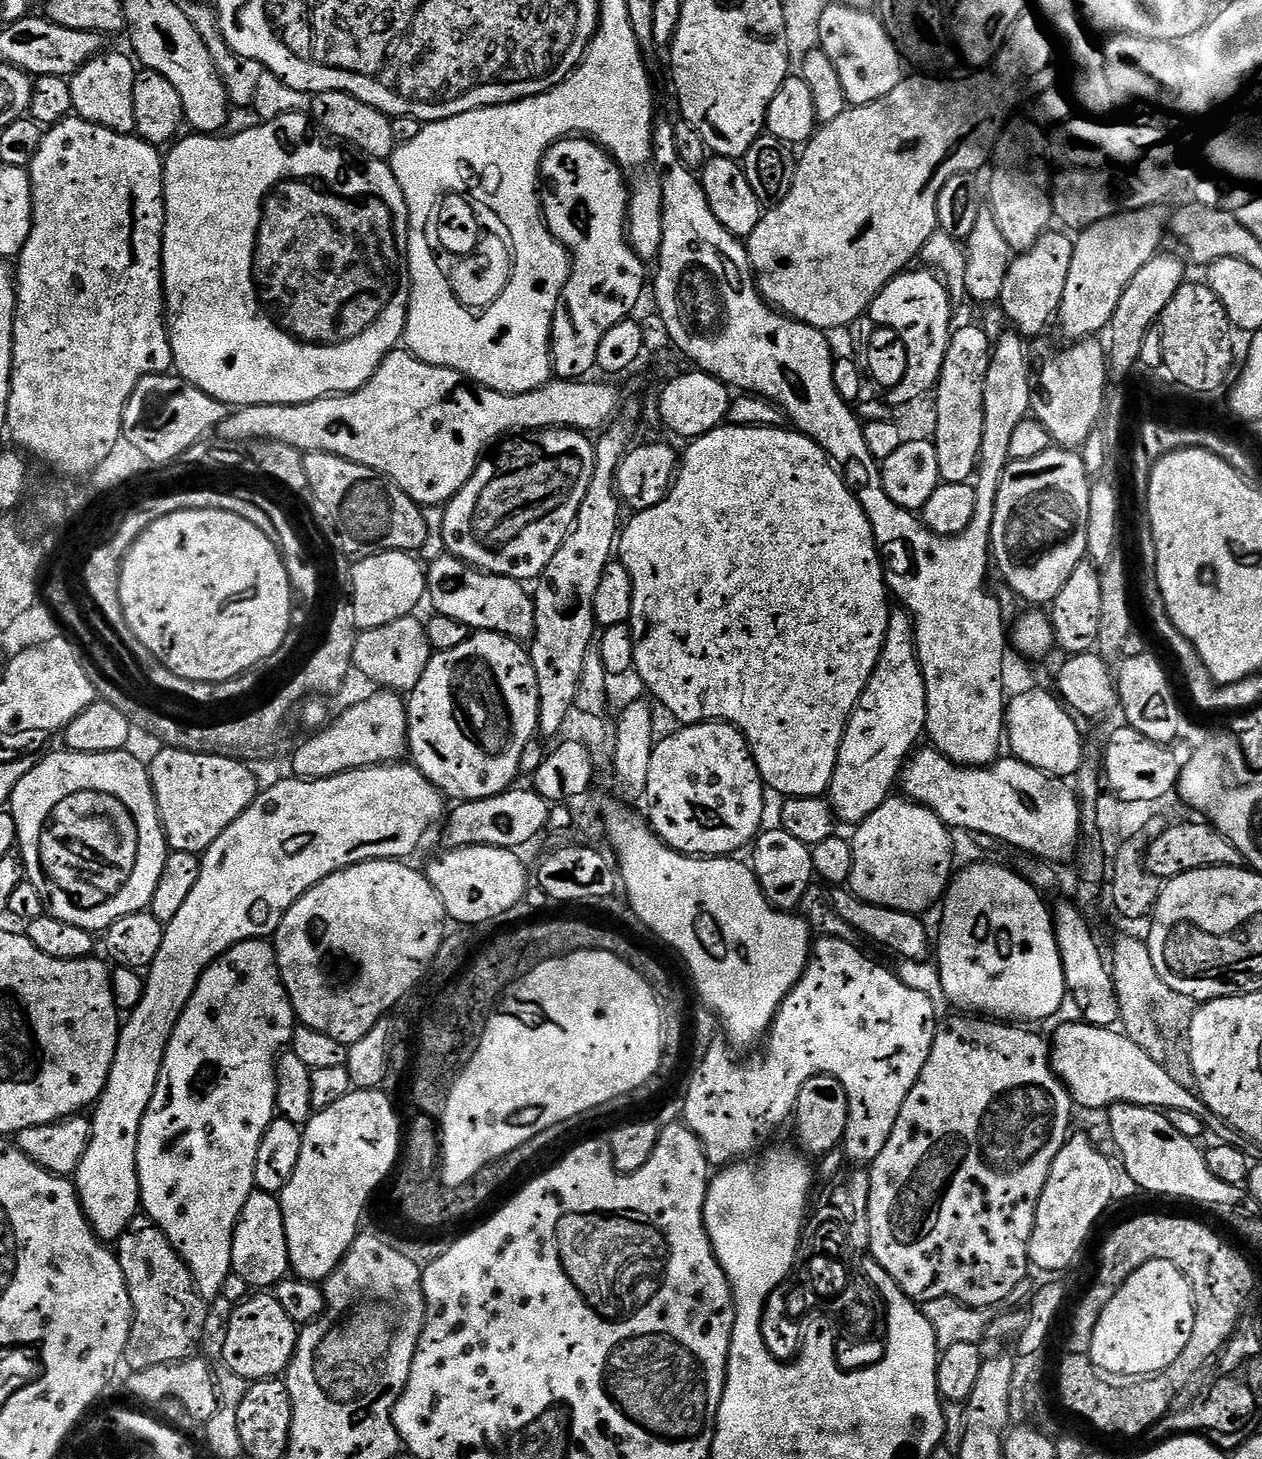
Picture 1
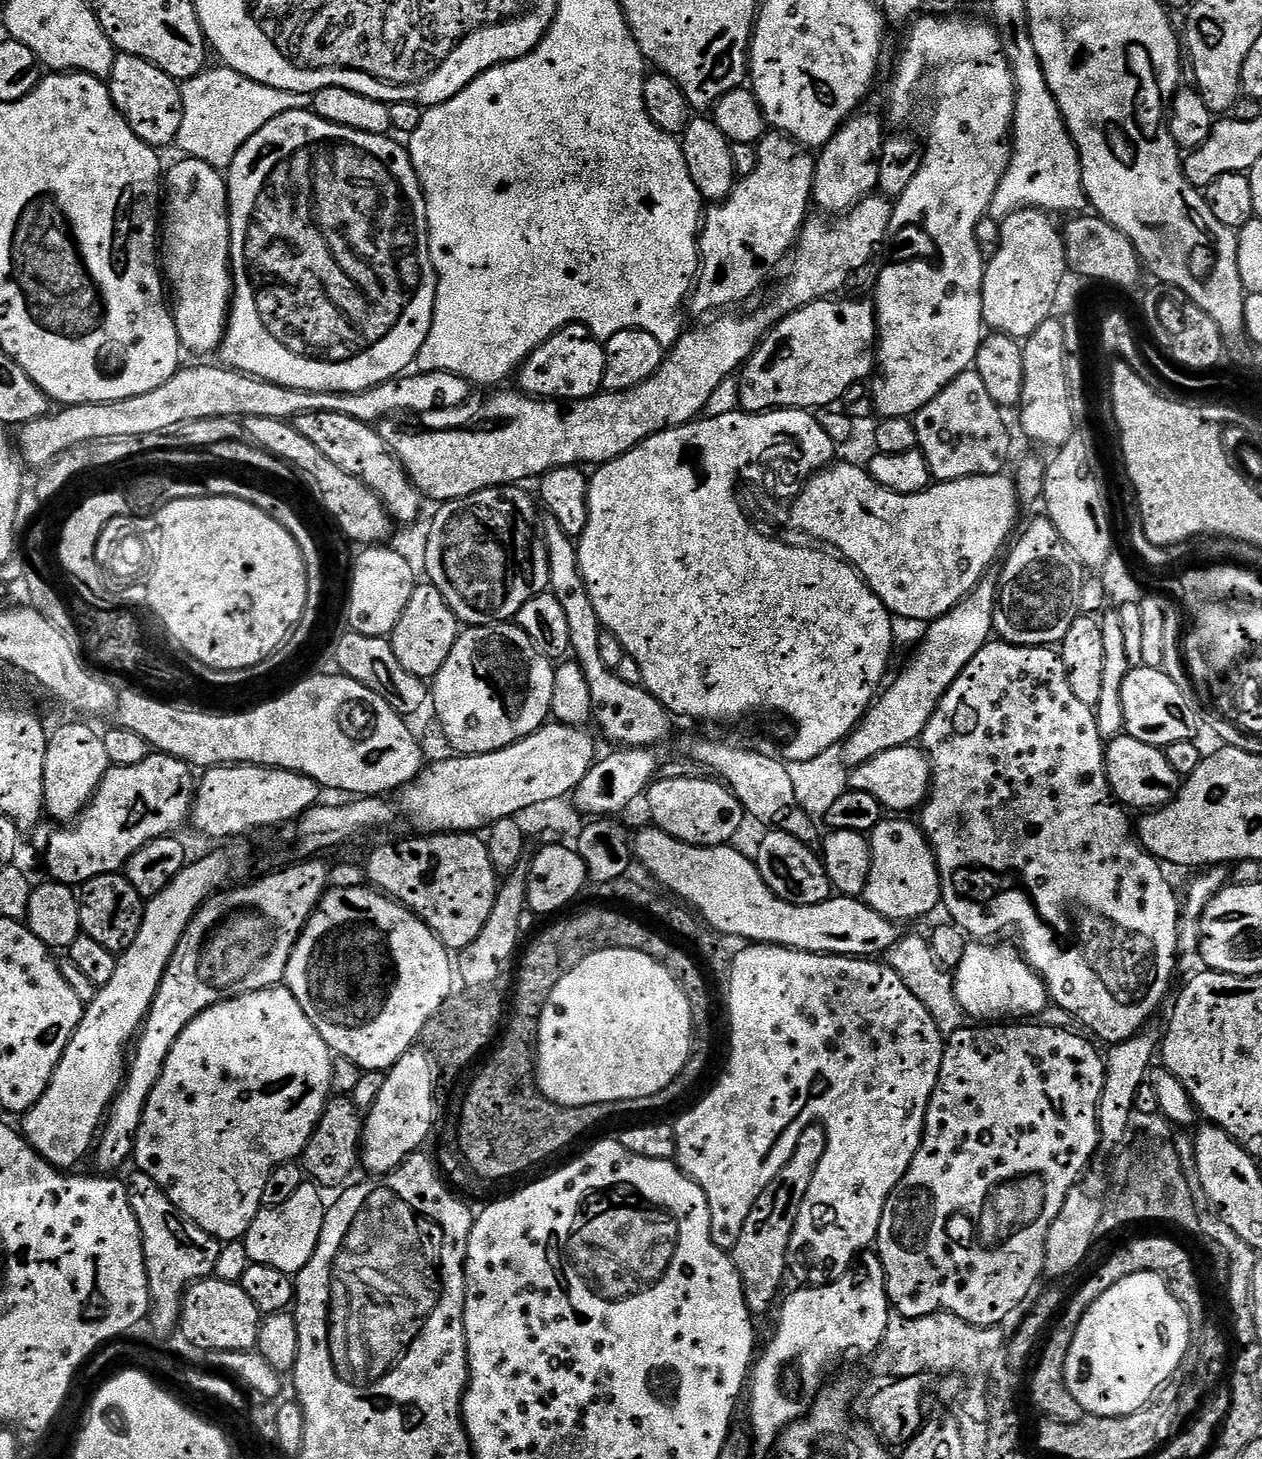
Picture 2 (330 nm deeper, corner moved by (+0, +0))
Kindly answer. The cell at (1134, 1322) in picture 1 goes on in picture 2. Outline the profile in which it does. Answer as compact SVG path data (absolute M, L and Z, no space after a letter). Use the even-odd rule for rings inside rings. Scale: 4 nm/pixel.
M1156 1272L1130 1274L1130 1278L1122 1278L1122 1282L1110 1286L1110 1290L1106 1290L1106 1294L1102 1294L1098 1298L1098 1302L1094 1302L1094 1306L1090 1306L1090 1310L1086 1310L1086 1314L1080 1320L1079 1326L1076 1327L1074 1338L1070 1342L1070 1350L1064 1363L1064 1384L1068 1387L1070 1395L1078 1398L1078 1406L1082 1406L1082 1410L1087 1415L1129 1416L1138 1410L1148 1407L1160 1389L1171 1381L1168 1379L1179 1370L1180 1363L1183 1362L1184 1355L1187 1354L1188 1347L1190 1347L1191 1344L1193 1347L1194 1333L1190 1322L1186 1318L1186 1310L1182 1310L1178 1298L1174 1298L1174 1294L1168 1289L1168 1283L1165 1282L1163 1276L1158 1275Z

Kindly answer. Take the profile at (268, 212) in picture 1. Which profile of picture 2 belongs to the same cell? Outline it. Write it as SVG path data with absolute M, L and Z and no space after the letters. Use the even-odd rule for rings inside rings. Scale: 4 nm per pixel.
M311 110L302 112L287 112L262 126L254 138L234 154L234 162L226 169L228 181L228 217L232 227L232 241L230 242L230 258L232 259L232 307L228 310L228 324L224 329L224 340L221 341L218 356L229 368L235 368L238 372L245 372L247 376L256 376L259 380L274 382L278 386L286 386L303 392L364 392L367 388L373 388L384 384L388 380L395 380L401 374L407 373L416 363L418 350L422 350L422 342L426 342L426 334L430 334L430 326L434 318L434 302L436 301L436 271L434 262L430 258L430 246L428 245L428 223L426 222L426 202L418 182L418 174L414 170L412 160L408 157L408 149L403 143L392 140L391 135L379 136L378 134L366 134L365 132L352 132L349 128L343 128L337 124L326 122L318 118Z

